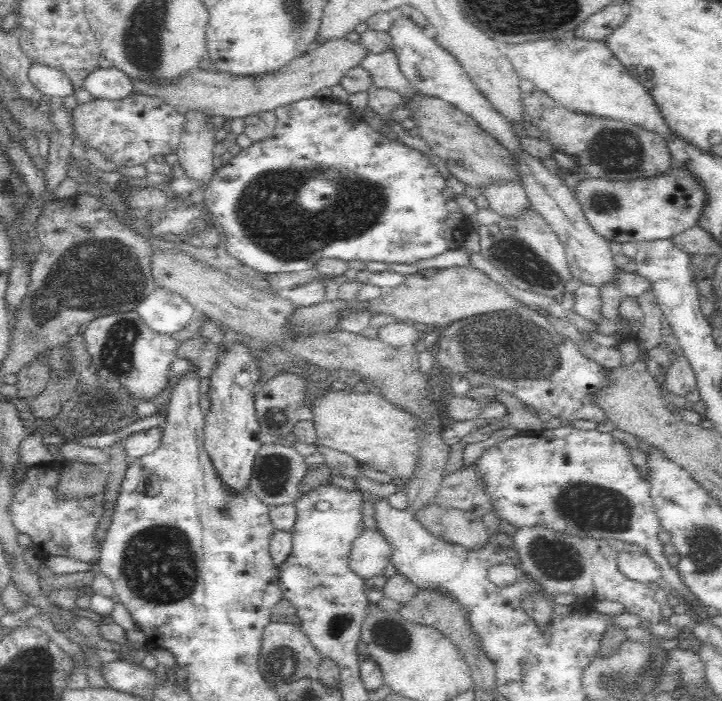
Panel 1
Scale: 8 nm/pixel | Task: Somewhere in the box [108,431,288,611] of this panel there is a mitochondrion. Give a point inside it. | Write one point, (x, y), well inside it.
(158, 566)

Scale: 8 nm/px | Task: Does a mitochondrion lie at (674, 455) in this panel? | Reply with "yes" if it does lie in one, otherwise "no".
no

